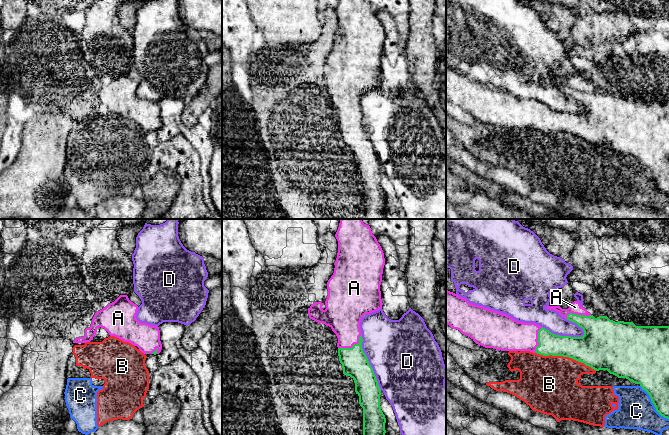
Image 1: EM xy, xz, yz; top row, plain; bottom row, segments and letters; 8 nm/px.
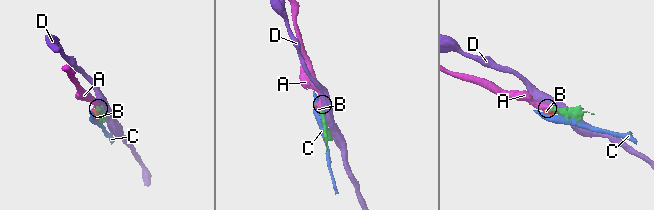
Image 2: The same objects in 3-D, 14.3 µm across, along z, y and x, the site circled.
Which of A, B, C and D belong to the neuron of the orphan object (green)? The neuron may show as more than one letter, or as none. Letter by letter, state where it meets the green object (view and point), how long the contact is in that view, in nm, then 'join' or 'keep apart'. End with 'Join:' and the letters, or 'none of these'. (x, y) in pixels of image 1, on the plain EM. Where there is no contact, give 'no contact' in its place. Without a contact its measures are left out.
A: meets green in xz at (353, 122); contact 220 nm long; join
B: meets green in yz at (566, 132); contact 500 nm long; keep apart
C: meets green in yz at (653, 179); contact 360 nm long; keep apart
D: meets green in yz at (563, 112); contact 360 nm long; keep apart
Join: A

